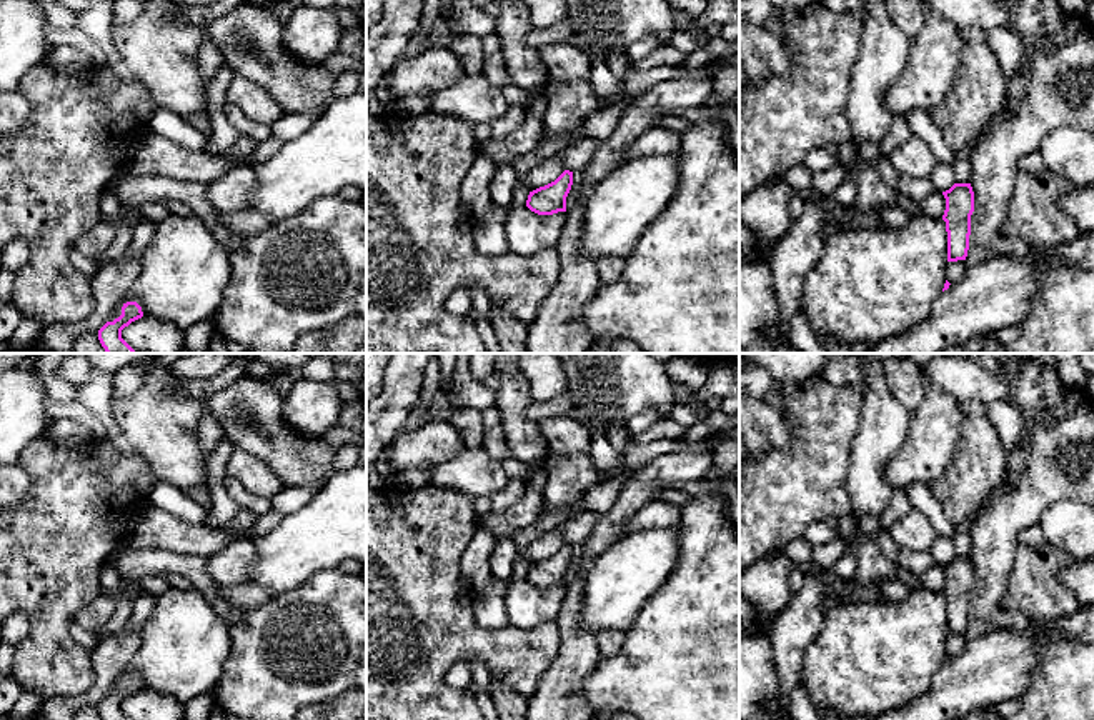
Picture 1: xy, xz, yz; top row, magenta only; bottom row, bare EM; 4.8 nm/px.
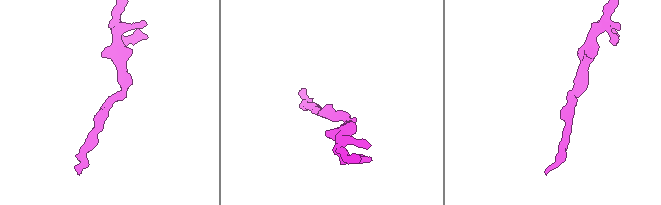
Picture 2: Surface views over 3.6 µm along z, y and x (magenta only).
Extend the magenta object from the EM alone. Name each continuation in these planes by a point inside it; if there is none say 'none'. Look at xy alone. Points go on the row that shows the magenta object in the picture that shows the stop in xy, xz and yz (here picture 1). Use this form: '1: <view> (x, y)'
none

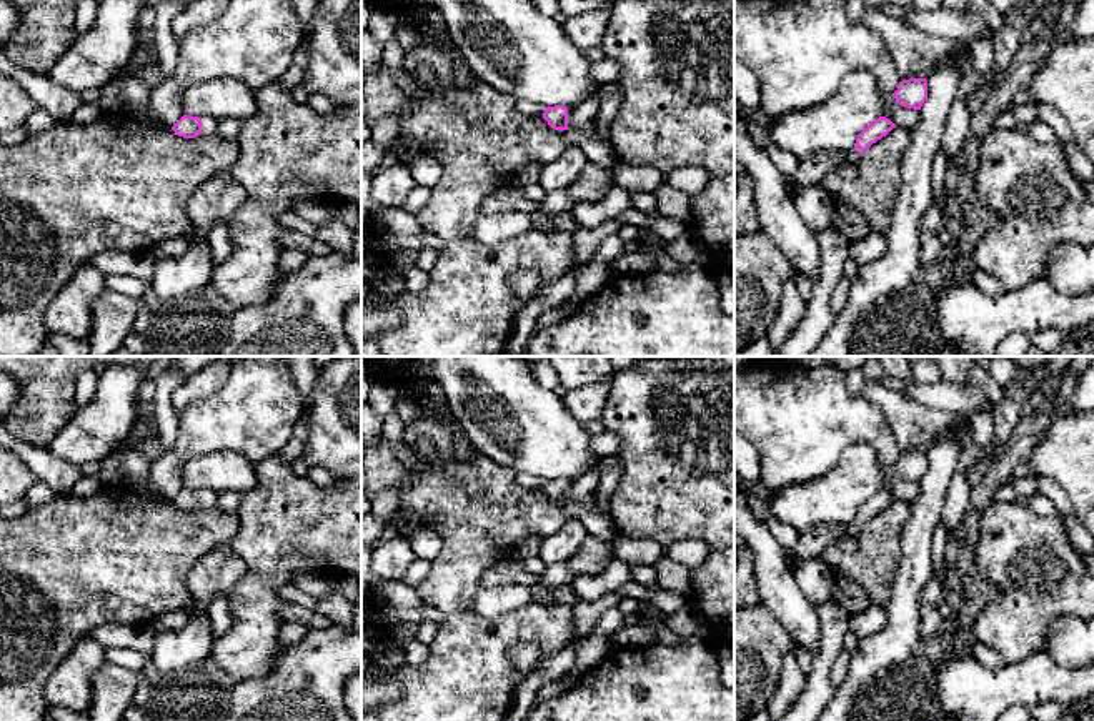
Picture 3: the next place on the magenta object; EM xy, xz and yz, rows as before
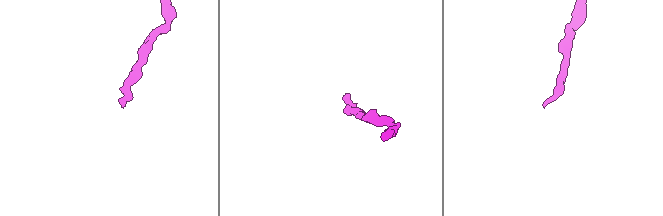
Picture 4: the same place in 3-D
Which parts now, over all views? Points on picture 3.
1: xz (581, 115)

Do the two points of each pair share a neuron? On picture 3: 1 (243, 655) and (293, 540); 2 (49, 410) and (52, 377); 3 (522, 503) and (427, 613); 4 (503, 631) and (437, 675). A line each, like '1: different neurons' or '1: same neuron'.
1: same neuron
2: same neuron
3: different neurons
4: same neuron

